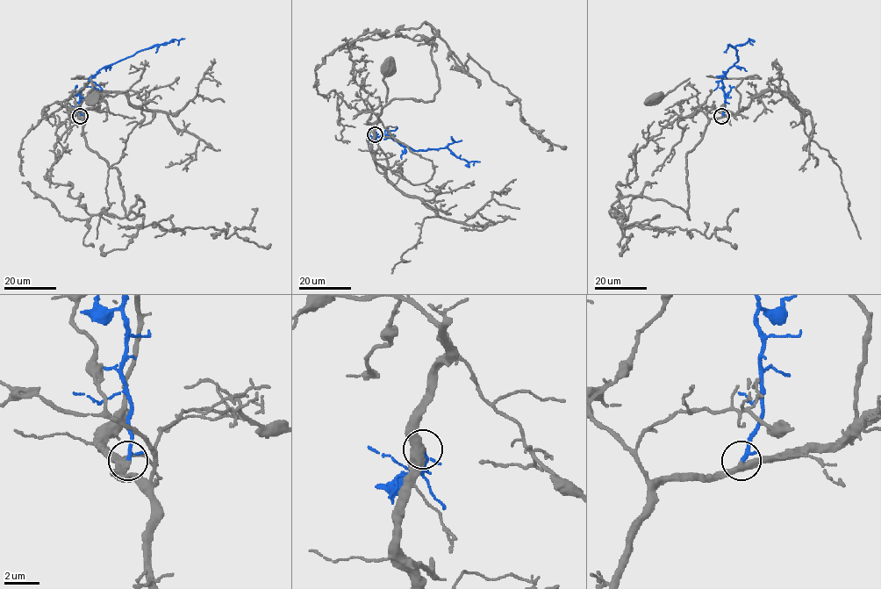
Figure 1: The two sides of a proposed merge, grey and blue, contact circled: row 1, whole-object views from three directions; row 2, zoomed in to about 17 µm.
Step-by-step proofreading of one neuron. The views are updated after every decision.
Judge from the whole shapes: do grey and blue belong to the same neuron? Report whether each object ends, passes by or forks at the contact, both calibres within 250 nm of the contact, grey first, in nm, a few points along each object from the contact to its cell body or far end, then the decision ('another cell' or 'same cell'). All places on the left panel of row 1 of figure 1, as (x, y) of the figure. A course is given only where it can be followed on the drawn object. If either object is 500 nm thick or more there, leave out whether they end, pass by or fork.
grey passes by; blue passes by; 420 nm thick on the grey side, 160 nm on the other; grey runs (80, 116), (82, 118), (83, 114), (67, 105), (68, 99), (90, 79), (92, 89), (88, 94), (93, 96); blue runs (80, 116), (79, 91), (100, 69), (153, 46), (184, 39); same cell

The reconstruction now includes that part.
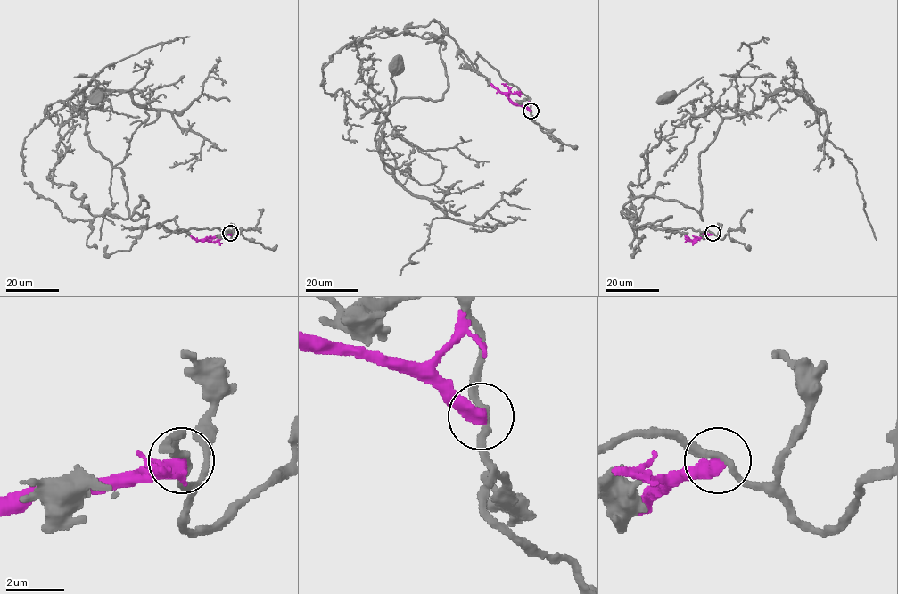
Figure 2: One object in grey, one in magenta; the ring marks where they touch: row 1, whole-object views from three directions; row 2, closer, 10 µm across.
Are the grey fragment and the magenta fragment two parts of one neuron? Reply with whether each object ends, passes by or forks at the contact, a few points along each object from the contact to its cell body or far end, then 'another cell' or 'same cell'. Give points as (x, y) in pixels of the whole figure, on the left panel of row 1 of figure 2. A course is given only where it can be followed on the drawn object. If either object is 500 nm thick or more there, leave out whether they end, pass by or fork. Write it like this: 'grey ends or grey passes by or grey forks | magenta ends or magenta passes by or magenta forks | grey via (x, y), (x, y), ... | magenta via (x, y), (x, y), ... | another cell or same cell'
grey via (231, 232), (146, 227), (141, 195), (129, 217), (123, 172), (70, 105), (94, 78), (96, 95) | magenta via (231, 233), (201, 240), (190, 235) | another cell

